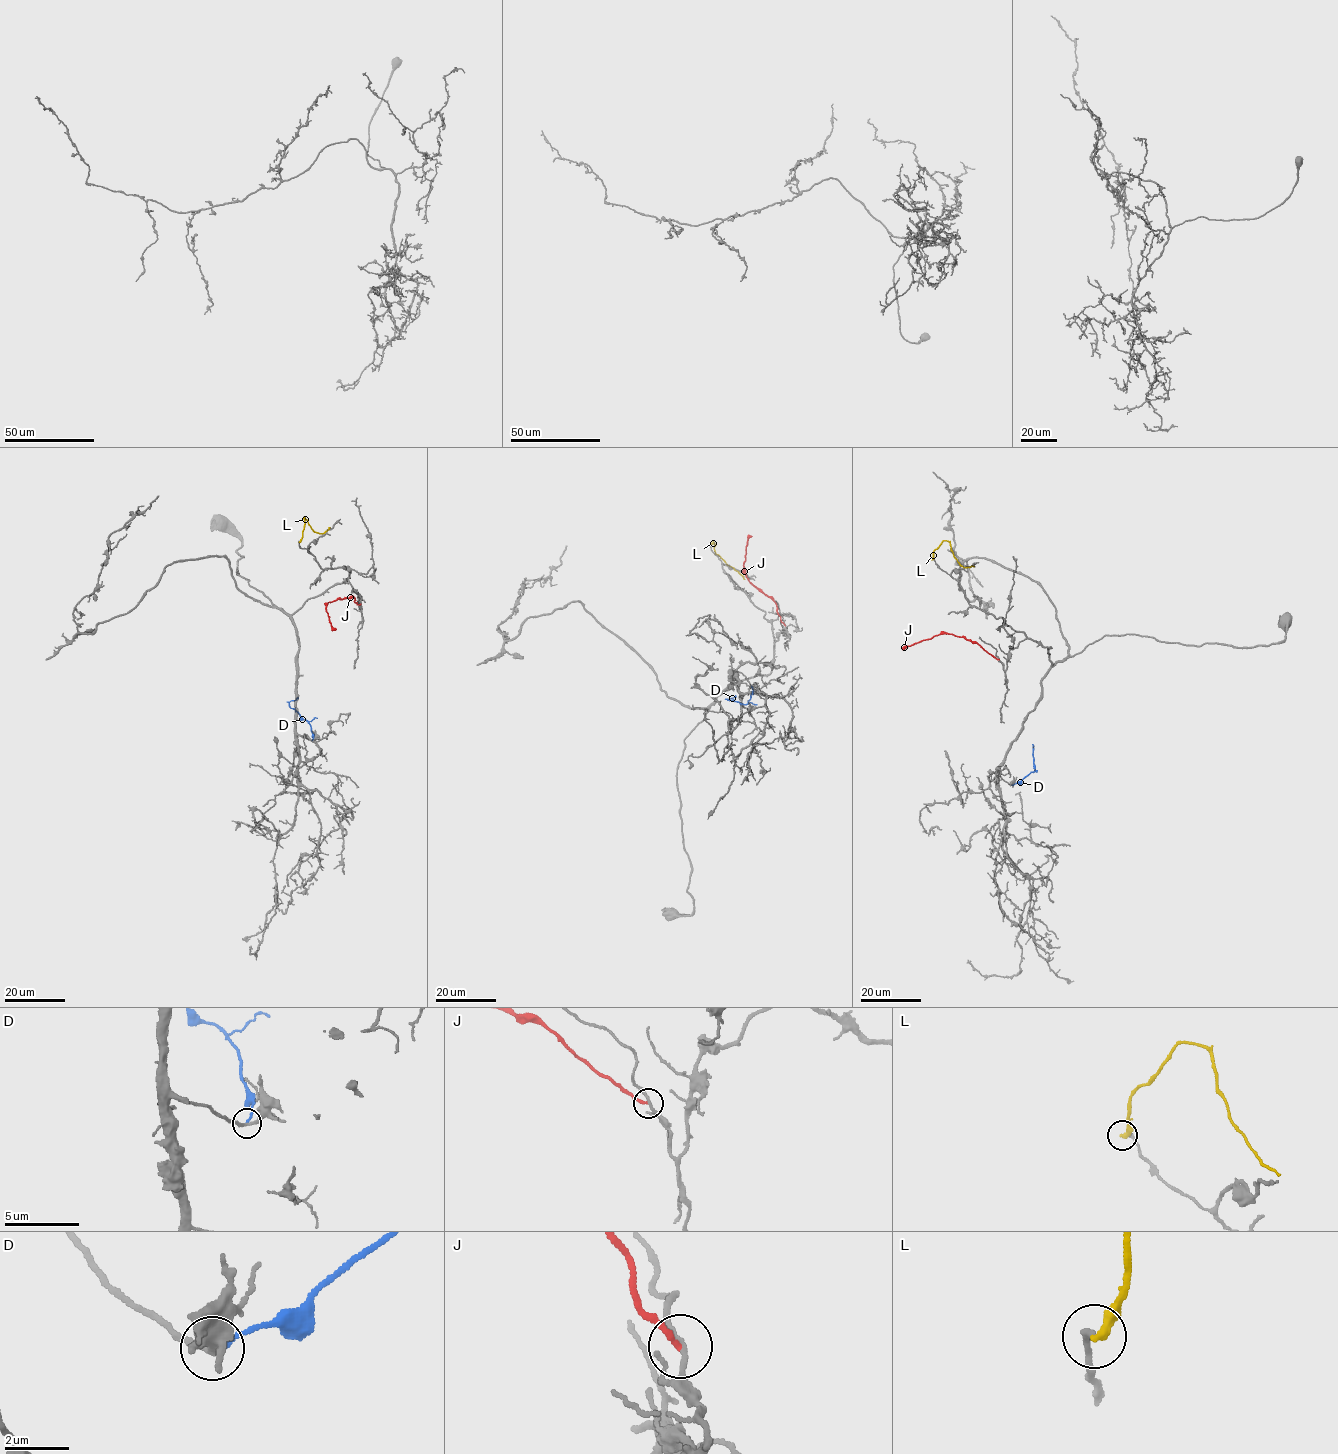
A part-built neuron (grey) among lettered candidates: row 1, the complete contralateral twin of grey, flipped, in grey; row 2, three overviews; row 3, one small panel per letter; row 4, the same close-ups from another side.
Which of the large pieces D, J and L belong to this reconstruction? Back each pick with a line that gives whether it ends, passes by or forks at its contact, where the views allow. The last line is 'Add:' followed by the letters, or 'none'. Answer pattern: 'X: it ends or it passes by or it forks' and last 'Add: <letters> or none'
Add: none

